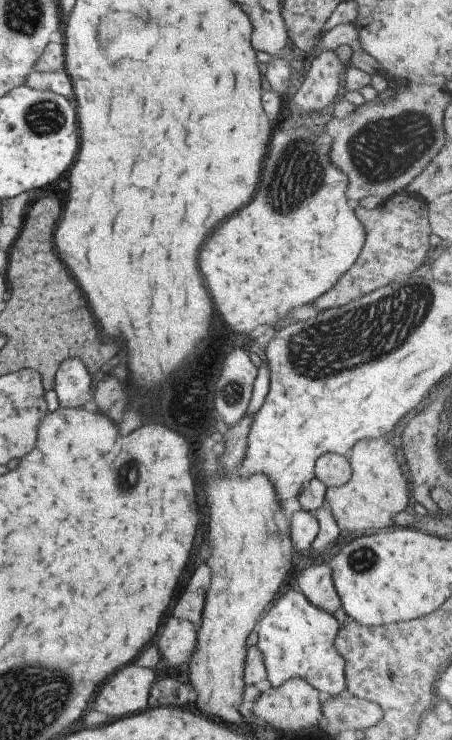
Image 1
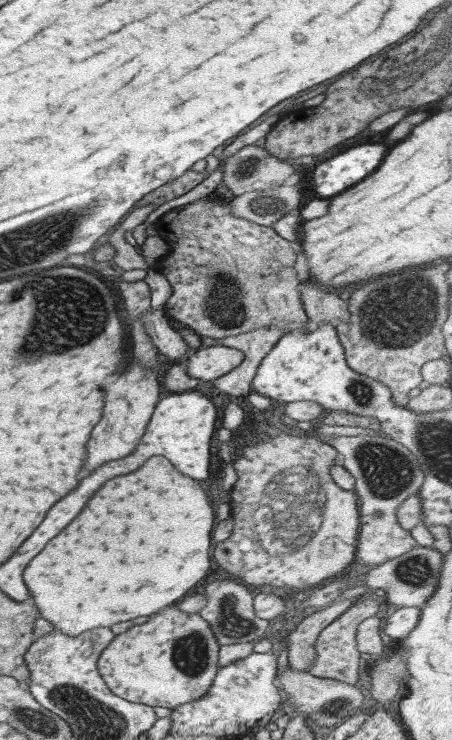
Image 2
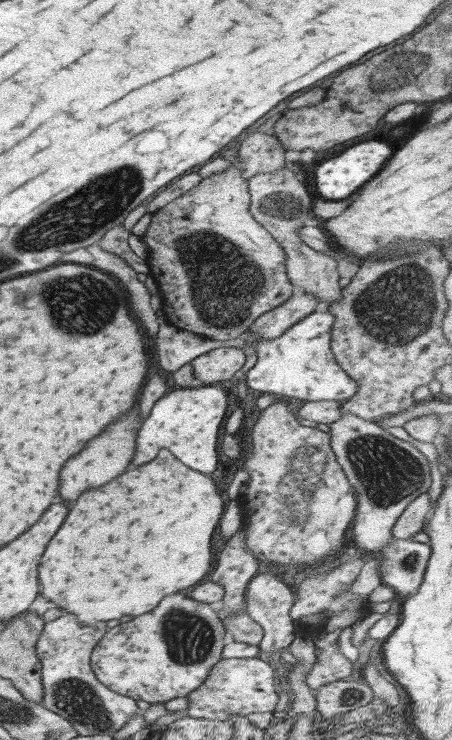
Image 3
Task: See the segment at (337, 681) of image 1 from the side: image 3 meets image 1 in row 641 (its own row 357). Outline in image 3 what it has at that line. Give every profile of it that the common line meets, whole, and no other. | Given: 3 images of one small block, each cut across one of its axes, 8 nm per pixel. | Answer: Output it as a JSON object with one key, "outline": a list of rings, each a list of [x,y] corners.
{"outline":[[[314,310],[292,325],[282,335],[272,339],[256,339],[258,362],[247,374],[244,384],[256,392],[280,394],[307,401],[336,400],[345,402],[357,389],[354,380],[336,363],[331,349],[331,330],[335,318],[327,310]]]}

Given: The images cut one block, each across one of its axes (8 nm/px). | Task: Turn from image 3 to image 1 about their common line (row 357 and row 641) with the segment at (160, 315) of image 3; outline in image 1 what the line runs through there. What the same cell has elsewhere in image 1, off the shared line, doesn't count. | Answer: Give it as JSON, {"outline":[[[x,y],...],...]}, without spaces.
{"outline":[[[176,618],[166,620],[158,636],[158,648],[170,668],[187,663],[197,650],[199,626]]]}

